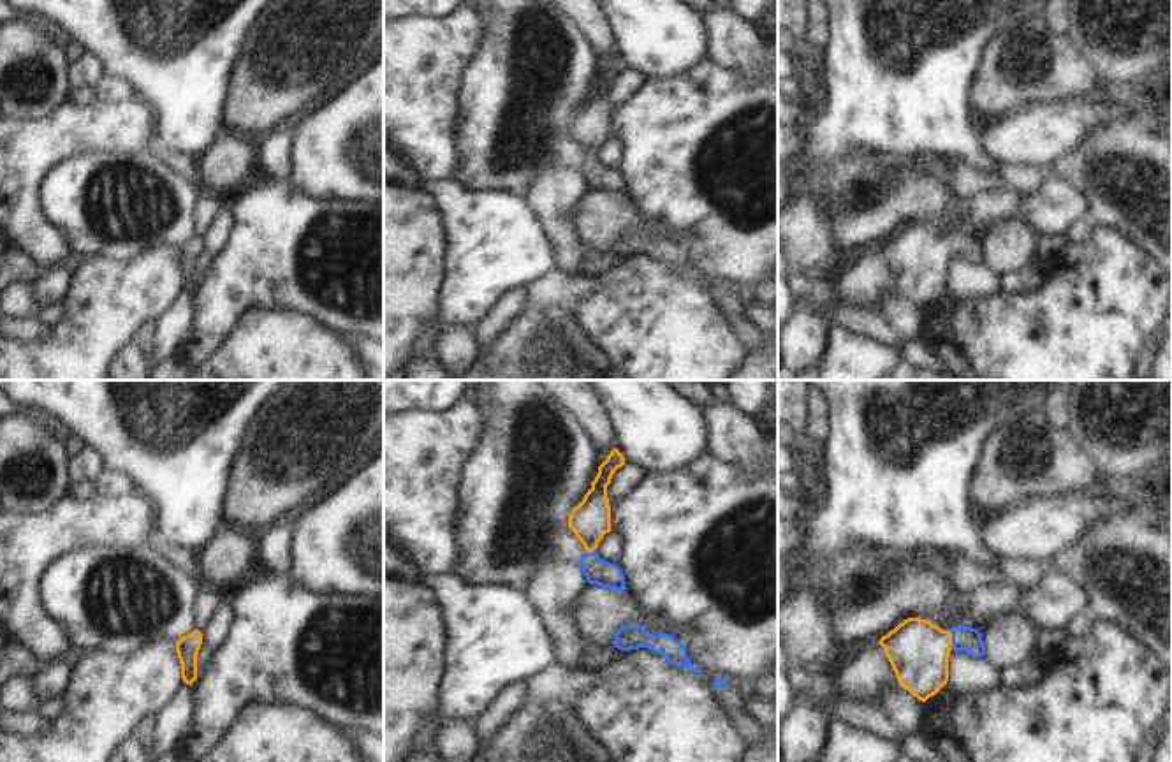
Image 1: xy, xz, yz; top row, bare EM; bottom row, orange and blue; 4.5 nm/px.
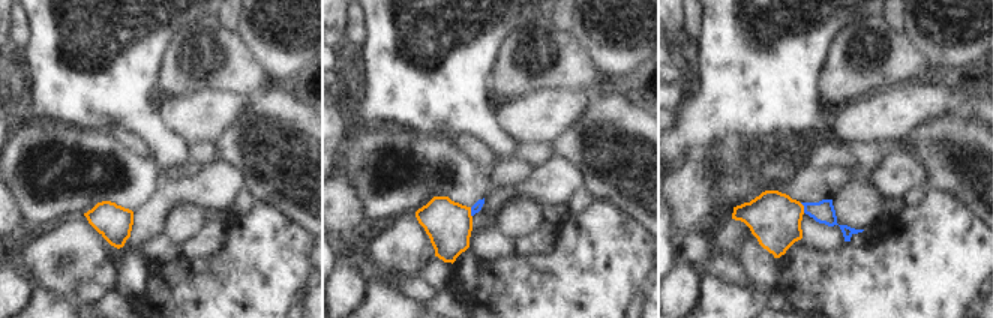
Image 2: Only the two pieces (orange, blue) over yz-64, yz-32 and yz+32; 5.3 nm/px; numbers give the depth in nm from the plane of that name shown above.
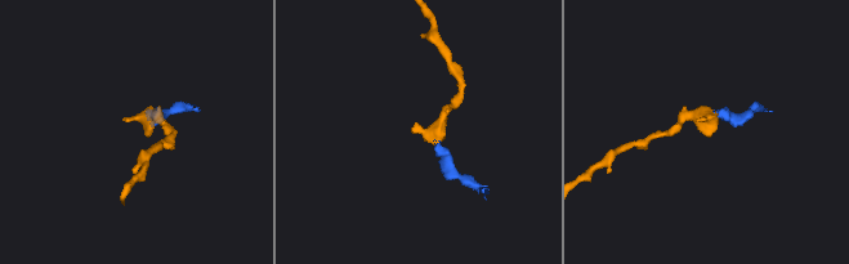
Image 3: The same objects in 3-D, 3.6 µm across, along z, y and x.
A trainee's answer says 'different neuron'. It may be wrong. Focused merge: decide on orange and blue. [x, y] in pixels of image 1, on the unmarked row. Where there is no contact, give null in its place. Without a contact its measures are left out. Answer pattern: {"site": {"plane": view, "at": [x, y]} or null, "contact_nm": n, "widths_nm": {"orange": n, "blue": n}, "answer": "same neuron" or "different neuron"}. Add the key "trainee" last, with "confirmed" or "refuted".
{"site": {"plane": "yz", "at": [951, 245]}, "contact_nm": 90, "widths_nm": {"orange": 280, "blue": 120}, "answer": "same neuron", "trainee": "refuted"}

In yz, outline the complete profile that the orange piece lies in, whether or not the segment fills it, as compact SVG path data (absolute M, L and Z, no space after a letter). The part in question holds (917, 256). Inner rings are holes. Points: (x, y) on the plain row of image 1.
M908 223L878 248L897 289L926 308L949 287L950 257L964 257L975 264L985 260L982 239L971 232L941 236L927 225Z

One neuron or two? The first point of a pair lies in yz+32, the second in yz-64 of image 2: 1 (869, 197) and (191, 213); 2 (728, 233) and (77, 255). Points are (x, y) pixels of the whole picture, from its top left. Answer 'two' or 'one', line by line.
1: one
2: one

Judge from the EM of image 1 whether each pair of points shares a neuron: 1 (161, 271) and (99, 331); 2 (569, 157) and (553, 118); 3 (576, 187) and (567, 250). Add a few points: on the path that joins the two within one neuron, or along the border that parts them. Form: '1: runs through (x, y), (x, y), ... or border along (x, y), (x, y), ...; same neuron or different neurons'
1: runs through (145, 285), (115, 315); same neuron
2: runs through (560, 148), (553, 141), (553, 127); same neuron
3: runs through (562, 203), (562, 234); same neuron

